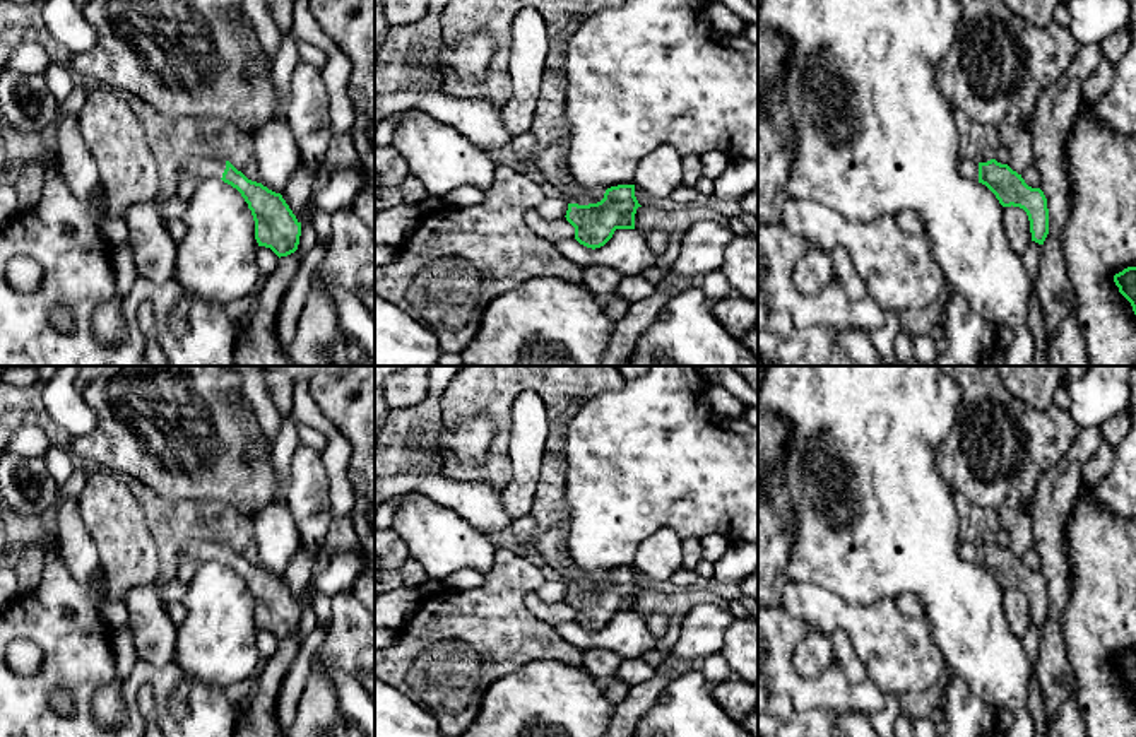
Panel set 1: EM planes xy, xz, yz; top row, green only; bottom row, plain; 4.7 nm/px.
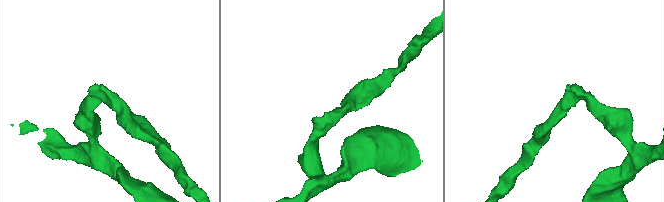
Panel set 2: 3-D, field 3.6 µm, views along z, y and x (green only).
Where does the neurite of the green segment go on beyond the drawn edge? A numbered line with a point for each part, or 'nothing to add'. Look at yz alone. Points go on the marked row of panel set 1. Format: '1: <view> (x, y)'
1: yz (969, 170)

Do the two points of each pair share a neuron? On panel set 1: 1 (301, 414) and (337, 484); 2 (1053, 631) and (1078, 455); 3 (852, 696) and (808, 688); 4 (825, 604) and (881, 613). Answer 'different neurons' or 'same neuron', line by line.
1: same neuron
2: same neuron
3: same neuron
4: same neuron

